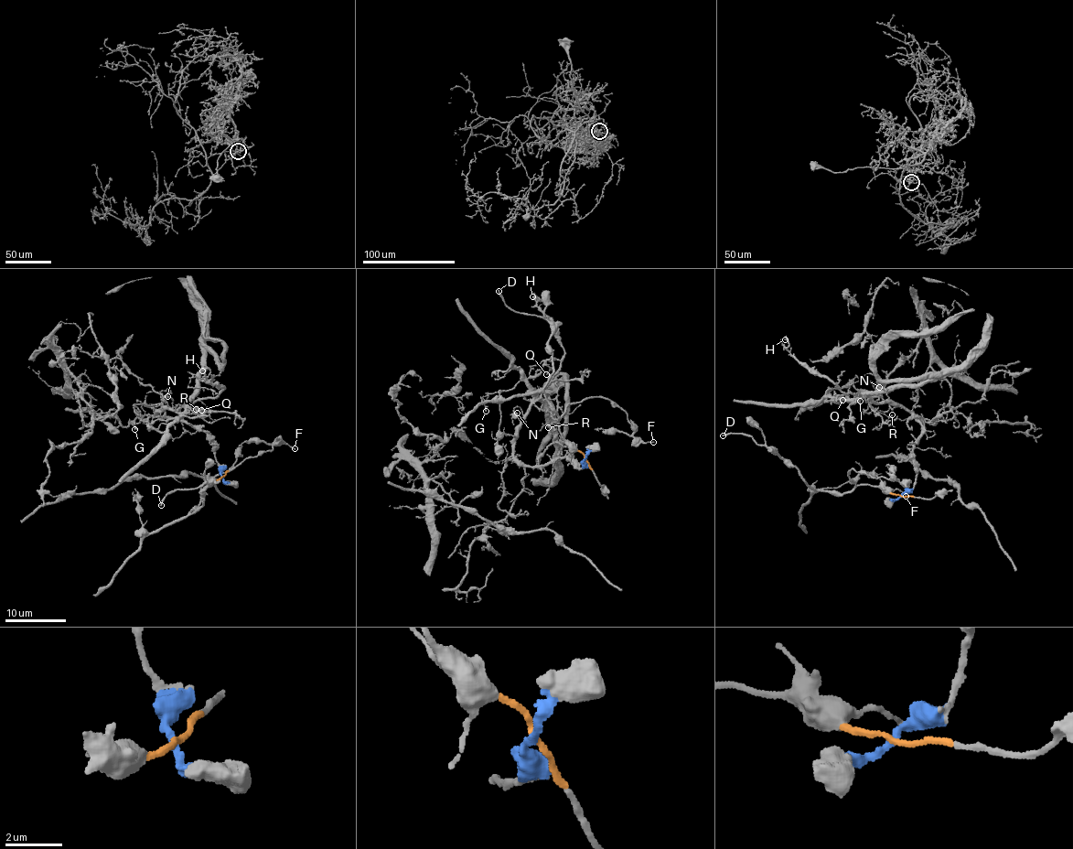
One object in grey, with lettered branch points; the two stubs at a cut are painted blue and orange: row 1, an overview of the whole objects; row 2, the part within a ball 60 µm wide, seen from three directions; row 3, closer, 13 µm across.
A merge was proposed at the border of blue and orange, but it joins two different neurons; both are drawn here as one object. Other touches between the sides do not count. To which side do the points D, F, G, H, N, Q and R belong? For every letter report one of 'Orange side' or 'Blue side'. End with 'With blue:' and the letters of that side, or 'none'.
D: Orange side
F: Orange side
G: Blue side
H: Blue side
N: Blue side
Q: Blue side
R: Blue side
With blue: G, H, N, Q, R

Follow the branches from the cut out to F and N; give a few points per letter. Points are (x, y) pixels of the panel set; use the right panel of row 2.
F: (902, 495), (857, 484), (848, 475), (851, 469), (875, 478), (897, 478), (906, 488), (906, 497)
N: (902, 495), (913, 486), (916, 477), (914, 445), (922, 429), (910, 413), (885, 400), (876, 388), (879, 387)

